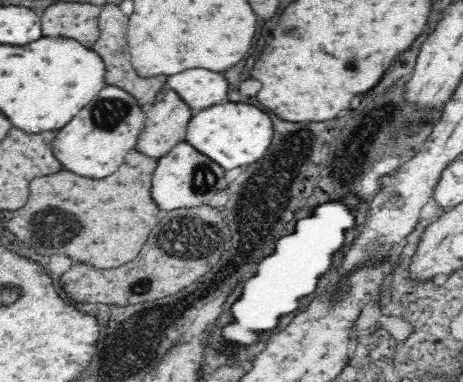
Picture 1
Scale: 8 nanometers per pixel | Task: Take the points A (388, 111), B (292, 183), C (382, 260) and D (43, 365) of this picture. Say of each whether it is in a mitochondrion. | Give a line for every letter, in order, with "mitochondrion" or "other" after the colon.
A: other
B: other
C: other
D: other

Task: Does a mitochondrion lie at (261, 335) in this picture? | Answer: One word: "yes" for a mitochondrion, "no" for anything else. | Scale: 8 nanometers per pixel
no

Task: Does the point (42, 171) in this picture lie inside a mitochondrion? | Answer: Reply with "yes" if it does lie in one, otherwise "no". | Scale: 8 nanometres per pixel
no

